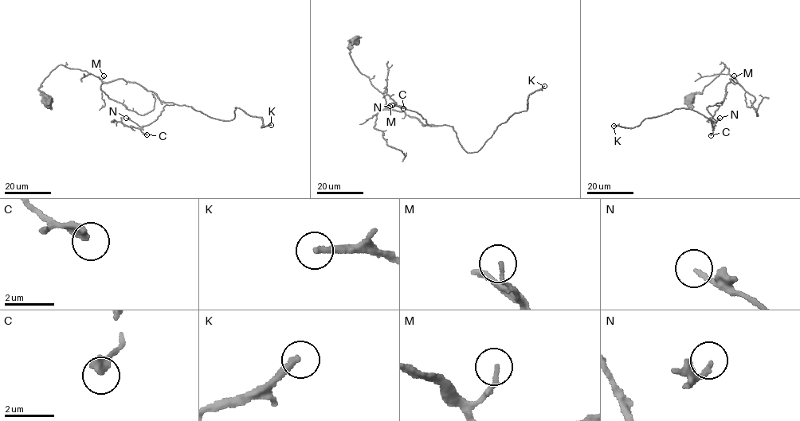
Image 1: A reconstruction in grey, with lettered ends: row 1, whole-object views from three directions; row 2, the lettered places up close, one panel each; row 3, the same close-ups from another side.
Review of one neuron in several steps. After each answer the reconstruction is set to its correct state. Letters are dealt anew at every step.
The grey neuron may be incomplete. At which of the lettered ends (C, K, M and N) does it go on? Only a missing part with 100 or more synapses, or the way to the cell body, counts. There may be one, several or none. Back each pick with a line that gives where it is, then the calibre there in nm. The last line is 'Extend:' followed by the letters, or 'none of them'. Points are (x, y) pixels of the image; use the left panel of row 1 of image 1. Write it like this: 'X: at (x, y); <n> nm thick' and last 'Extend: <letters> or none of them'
K: at (271, 125); 260 nm thick
Extend: K

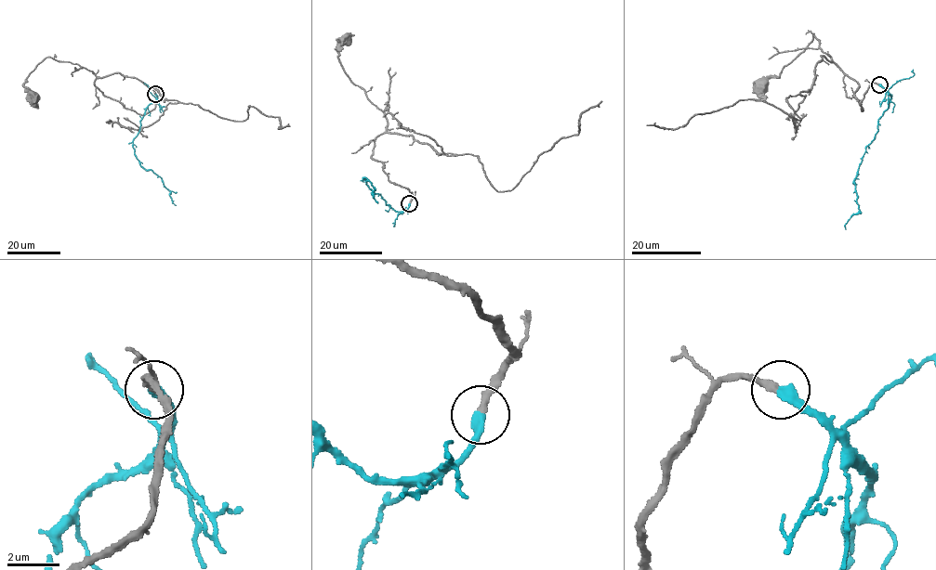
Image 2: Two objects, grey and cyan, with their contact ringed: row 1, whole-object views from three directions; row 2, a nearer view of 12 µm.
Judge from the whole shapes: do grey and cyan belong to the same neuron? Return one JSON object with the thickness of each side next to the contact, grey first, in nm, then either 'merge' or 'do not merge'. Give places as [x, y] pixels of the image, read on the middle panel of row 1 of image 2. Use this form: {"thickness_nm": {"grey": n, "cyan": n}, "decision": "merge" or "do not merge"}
{"thickness_nm": {"grey": 300, "cyan": 440}, "decision": "merge"}

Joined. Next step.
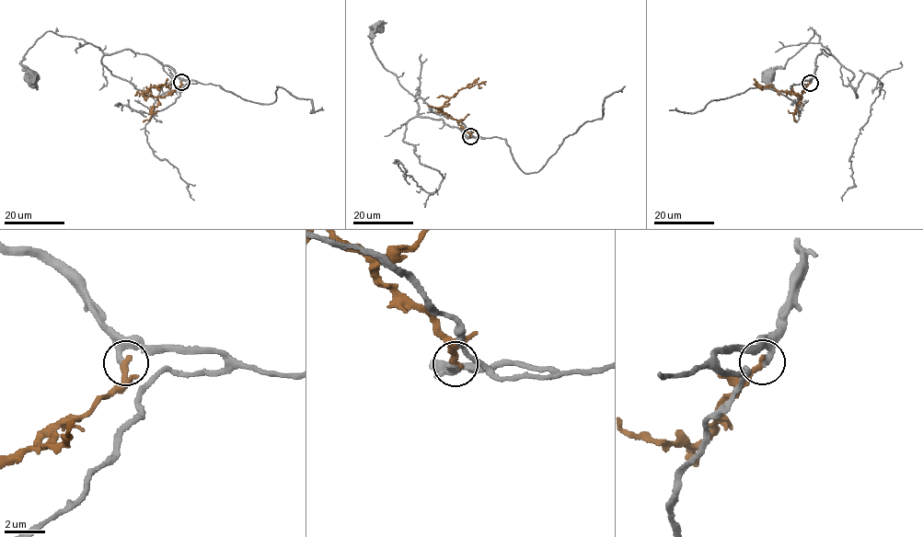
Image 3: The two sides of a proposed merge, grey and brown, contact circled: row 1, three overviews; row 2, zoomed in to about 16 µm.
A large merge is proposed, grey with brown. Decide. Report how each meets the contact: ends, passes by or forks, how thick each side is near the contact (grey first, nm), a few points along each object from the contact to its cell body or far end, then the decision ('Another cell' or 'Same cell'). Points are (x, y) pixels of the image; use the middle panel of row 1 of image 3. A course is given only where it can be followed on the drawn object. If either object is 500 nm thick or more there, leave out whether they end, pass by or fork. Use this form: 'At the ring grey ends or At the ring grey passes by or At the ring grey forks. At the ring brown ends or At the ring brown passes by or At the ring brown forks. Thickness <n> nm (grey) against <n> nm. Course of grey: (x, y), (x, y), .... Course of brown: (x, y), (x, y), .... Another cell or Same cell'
At the ring grey ends. At the ring brown ends. Thickness 300 nm (grey) against 320 nm. Course of grey: (470, 136), (441, 119), (418, 116), (414, 97), (383, 65), (371, 43), (369, 36), (376, 26). Course of brown: (470, 136), (467, 131), (444, 113), (443, 106), (461, 89), (486, 84). Another cell

